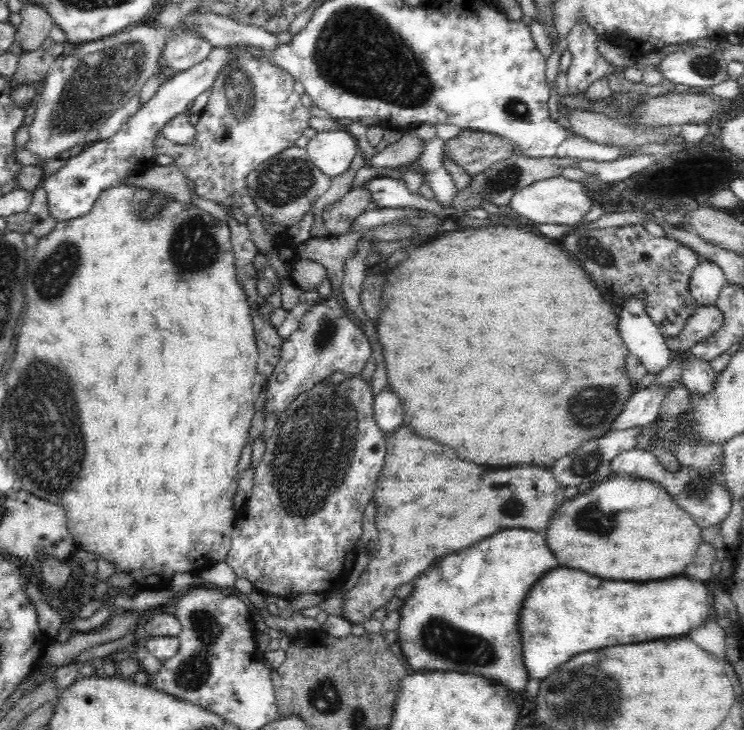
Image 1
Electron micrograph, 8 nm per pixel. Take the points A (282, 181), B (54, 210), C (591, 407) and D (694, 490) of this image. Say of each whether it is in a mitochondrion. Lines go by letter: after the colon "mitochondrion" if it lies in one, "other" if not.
A: mitochondrion
B: other
C: mitochondrion
D: mitochondrion

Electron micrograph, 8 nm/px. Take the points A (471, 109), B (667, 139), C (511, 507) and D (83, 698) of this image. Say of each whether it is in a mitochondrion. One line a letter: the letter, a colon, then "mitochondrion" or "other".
A: other
B: other
C: mitochondrion
D: other

